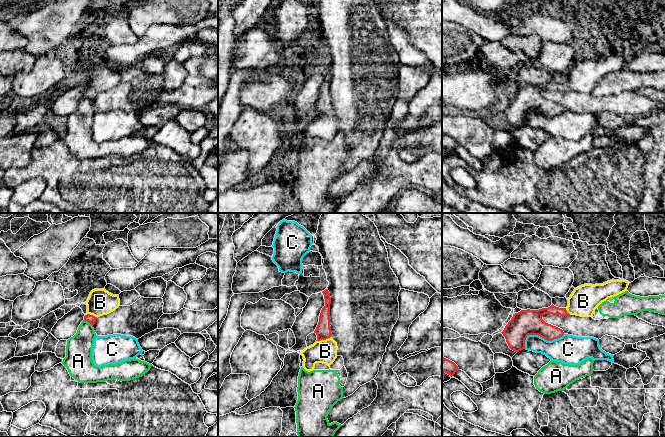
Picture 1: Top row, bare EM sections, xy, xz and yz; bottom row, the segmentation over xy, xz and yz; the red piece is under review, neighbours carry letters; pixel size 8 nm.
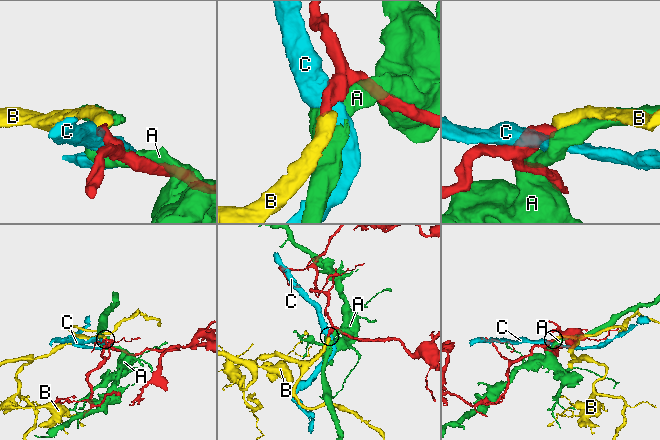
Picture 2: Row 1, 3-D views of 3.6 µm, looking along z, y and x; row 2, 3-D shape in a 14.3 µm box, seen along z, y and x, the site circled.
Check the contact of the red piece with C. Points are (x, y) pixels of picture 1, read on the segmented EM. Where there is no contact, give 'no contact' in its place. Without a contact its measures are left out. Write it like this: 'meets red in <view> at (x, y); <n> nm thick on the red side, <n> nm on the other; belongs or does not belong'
meets red in yz at (539, 335); 200 nm thick on the red side, 220 nm on the other; does not belong

